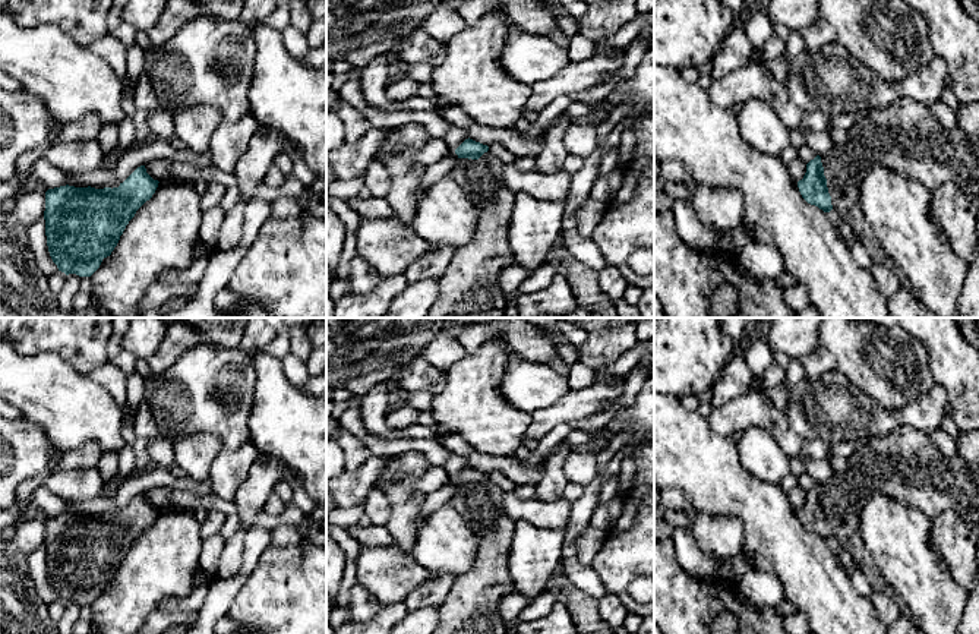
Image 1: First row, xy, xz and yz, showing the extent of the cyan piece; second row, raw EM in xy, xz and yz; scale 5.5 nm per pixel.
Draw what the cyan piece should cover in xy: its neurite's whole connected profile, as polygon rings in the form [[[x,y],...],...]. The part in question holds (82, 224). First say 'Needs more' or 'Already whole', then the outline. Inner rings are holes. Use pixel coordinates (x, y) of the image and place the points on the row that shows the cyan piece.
Already whole. [[[145,165],[119,187],[60,186],[45,192],[45,236],[59,271],[91,277],[117,246],[136,211],[158,187]]]

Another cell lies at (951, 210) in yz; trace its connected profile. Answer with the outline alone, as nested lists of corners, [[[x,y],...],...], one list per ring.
[[[945,183],[931,192],[931,215],[934,223],[948,239],[954,253],[970,265],[979,242],[976,208],[956,183]]]

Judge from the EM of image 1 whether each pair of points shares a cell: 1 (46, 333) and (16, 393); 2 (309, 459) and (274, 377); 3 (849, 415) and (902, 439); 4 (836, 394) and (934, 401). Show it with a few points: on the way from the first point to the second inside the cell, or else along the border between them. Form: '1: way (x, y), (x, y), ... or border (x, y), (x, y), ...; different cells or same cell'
1: border (15, 349), (21, 353), (53, 352), (68, 363); different cells
2: way (306, 438), (280, 412), (275, 397); same cell
3: border (921, 429), (899, 426), (869, 438); different cells
4: way (861, 418), (902, 418), (909, 415); same cell

